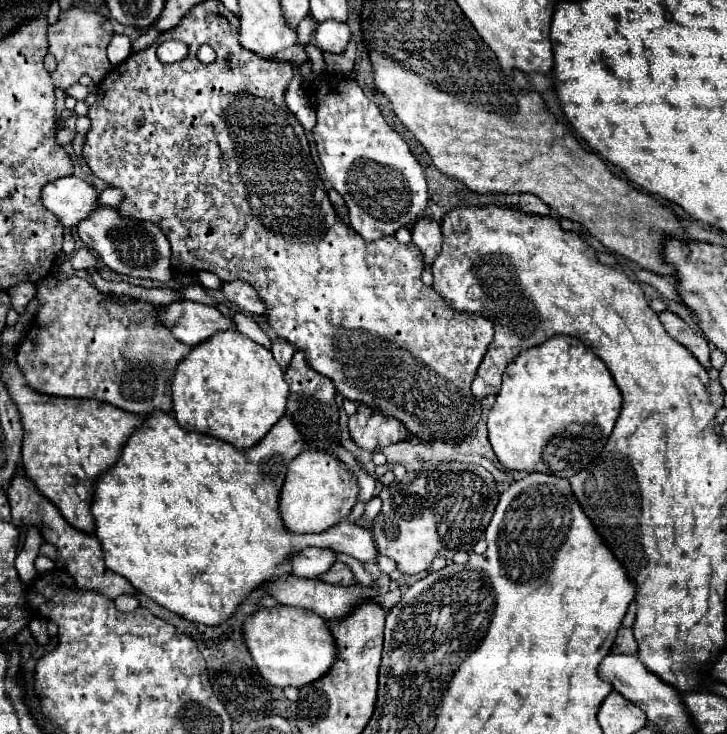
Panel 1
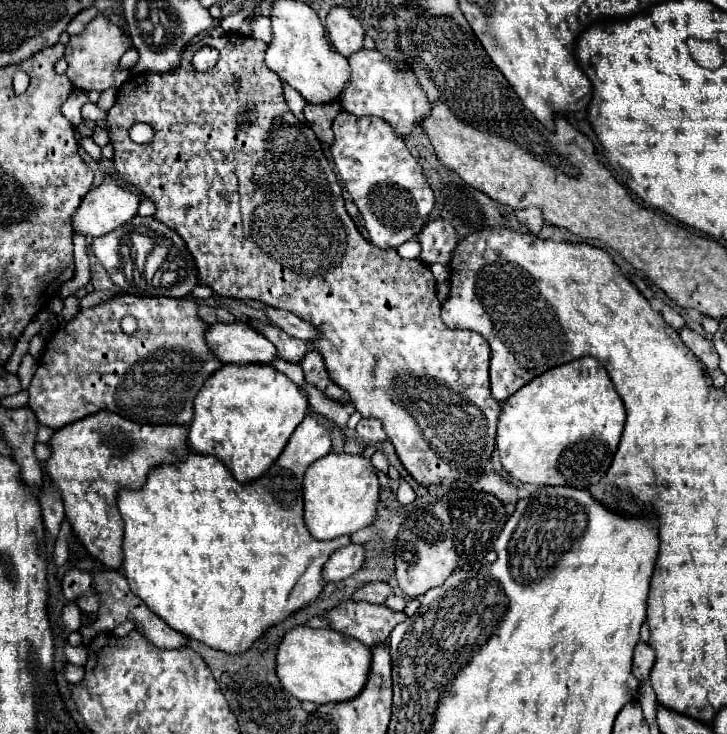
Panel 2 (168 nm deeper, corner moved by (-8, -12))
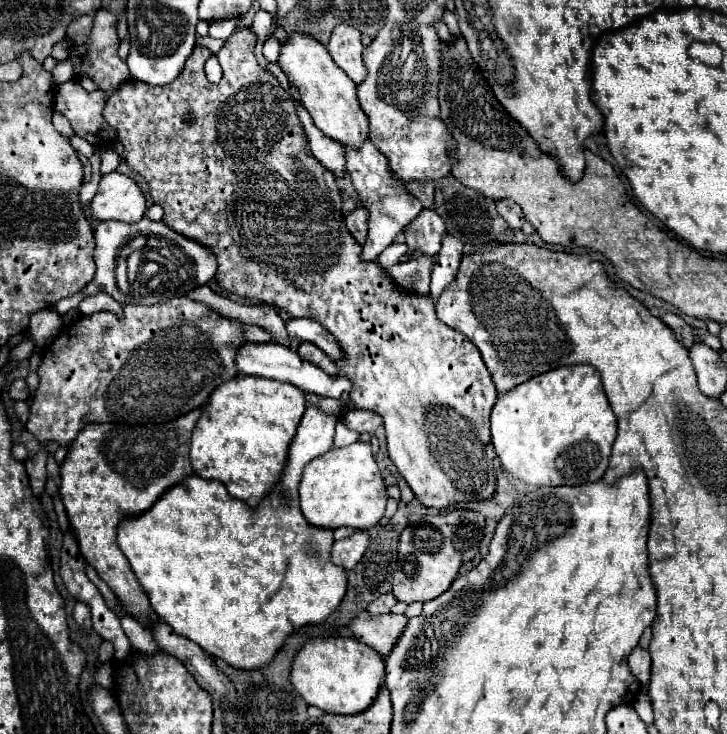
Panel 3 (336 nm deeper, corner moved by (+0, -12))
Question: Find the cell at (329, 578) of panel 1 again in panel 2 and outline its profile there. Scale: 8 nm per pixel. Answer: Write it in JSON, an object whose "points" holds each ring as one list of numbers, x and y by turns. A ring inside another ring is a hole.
{"points":[[375,582,375,584,367,584,359,588,359,592,355,594,355,600,363,600,371,604,385,604,389,596,393,596,393,588,387,582]]}

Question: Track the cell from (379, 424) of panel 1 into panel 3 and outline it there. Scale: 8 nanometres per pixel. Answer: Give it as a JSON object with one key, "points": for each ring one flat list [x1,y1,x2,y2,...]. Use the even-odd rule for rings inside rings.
{"points":[[347,410,343,414,343,424,351,430,357,430,357,432,369,432,373,434,377,430,377,426,381,426,381,416,377,416,375,412,369,412,369,410]]}

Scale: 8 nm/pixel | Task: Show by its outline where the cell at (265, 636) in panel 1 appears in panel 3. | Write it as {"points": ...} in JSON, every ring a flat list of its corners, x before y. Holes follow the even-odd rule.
{"points":[[329,636,307,640,291,664,291,684,307,700,329,714,357,714,369,708,385,678,385,660,355,638]]}

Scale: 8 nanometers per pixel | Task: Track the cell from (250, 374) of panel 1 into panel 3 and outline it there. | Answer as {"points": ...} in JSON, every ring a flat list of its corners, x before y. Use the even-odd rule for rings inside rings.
{"points":[[235,376,215,388,211,396,201,406,201,416,193,428,191,436,191,464,193,472,201,478,213,478,227,486,229,494,255,506,265,492,275,484,279,478,285,460,287,460,287,446,295,436,295,428,305,412,305,394,299,392,293,384,279,384,277,380,263,380,255,376]]}

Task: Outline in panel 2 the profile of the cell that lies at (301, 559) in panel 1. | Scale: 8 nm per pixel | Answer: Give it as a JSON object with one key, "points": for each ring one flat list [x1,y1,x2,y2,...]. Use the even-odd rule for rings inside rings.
{"points":[[349,544,331,554,323,568,323,578,327,582,345,580,351,574,355,574,365,562,365,546,361,544]]}

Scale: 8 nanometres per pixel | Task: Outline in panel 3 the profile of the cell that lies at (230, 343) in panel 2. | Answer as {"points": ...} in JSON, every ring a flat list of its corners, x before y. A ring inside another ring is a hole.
{"points":[[245,342,245,344,241,344,241,348,235,352,235,364,237,364,237,370,241,374,251,374,251,376,263,376,263,378,271,378,271,380,279,380,279,382,289,382,289,384,301,388,303,392,315,392,319,396,349,400,351,382,345,376,331,378,321,368,317,368,317,366,305,362,303,358,299,358,297,352,293,352,293,350,289,350,281,344,275,344,275,342,267,342,267,344]]}

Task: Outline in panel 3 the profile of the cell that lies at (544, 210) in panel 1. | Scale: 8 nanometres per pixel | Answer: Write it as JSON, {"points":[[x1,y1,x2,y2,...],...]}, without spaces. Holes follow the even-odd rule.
{"points":[[499,200,497,202,497,212,507,220,507,224,511,228,519,230,525,224,525,216,523,216,521,208,513,200]]}

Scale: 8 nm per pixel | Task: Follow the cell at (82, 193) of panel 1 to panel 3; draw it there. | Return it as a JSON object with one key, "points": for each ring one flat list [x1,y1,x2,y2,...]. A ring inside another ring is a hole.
{"points":[[111,172,101,176,97,194,89,204,91,216,97,222,105,220,121,220,121,222,137,222,145,210,145,196,139,186,119,172]]}

